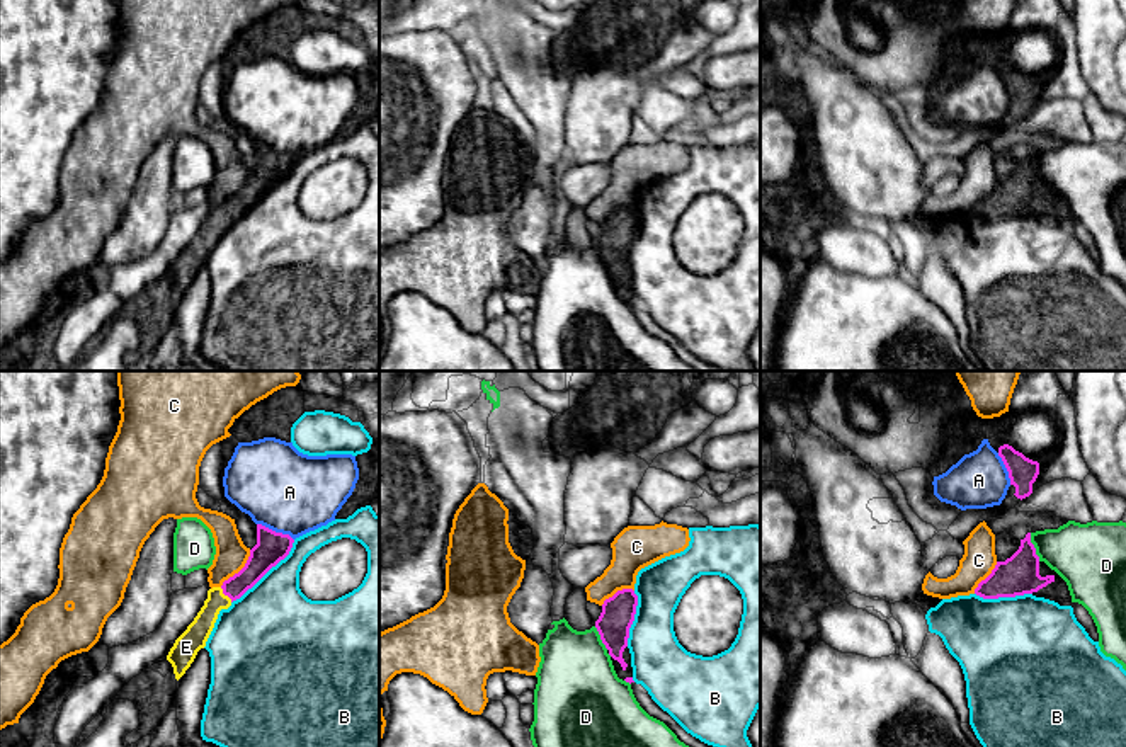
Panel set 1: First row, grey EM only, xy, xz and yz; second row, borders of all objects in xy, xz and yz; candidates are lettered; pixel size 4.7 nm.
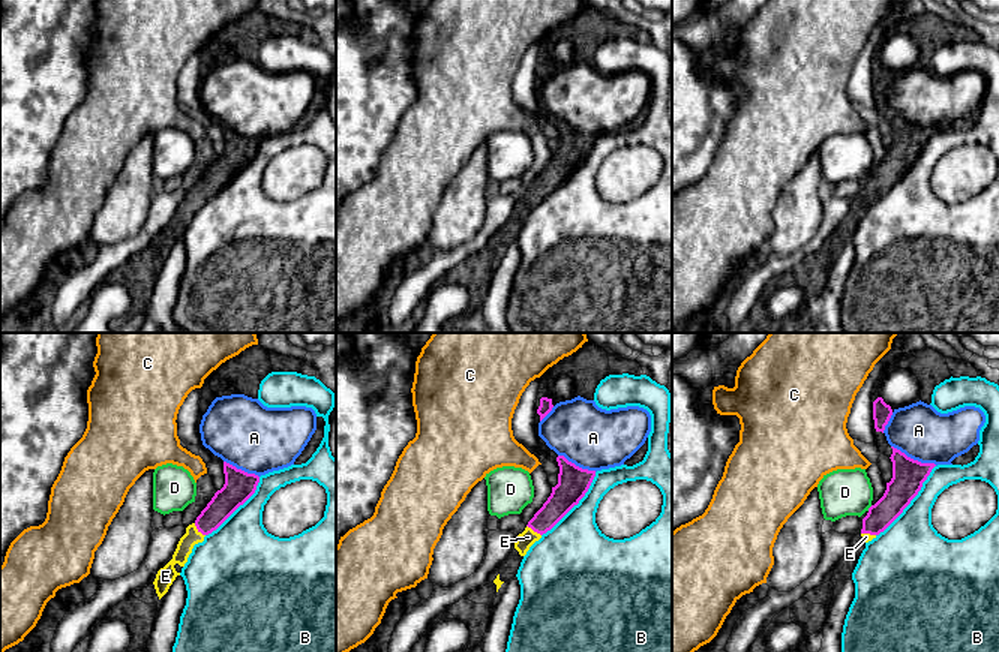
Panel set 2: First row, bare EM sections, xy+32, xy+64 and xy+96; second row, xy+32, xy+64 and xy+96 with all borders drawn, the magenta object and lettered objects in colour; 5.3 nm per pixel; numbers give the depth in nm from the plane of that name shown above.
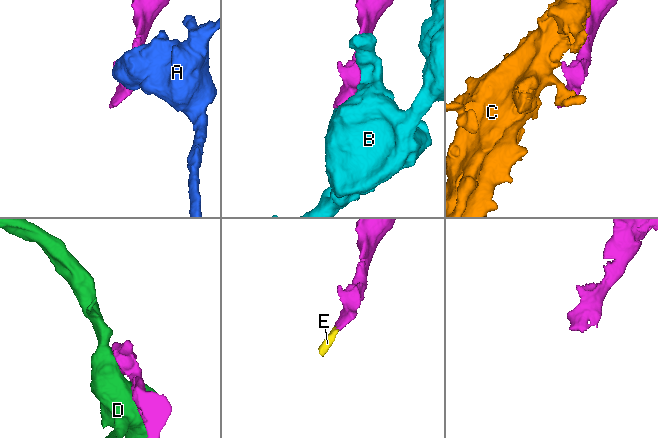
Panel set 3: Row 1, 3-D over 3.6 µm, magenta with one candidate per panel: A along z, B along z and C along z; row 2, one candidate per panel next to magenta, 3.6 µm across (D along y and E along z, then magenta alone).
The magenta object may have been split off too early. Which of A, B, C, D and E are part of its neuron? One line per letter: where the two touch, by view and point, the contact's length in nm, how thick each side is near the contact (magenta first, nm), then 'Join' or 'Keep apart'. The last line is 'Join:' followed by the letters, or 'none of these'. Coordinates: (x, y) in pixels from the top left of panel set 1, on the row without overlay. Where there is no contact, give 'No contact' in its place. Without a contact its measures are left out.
A: Touches magenta at xy (274, 150). Shared border 190 nm. Thickness 150 nm (magenta) against 380 nm. Keep apart
B: Touches magenta at xy (266, 191). Shared border 420 nm. Thickness 150 nm (magenta) against 400 nm. Keep apart
C: Touches magenta at xy (240, 189). Shared border 220 nm. Thickness 150 nm (magenta) against 150 nm. Keep apart
D: Touches magenta at yz (1033, 165). Shared border 140 nm. Thickness 190 nm (magenta) against 300 nm. Keep apart
E: Touches magenta at xy (225, 213). Shared border 90 nm. Thickness 130 nm (magenta) against 120 nm. Join
Join: E

